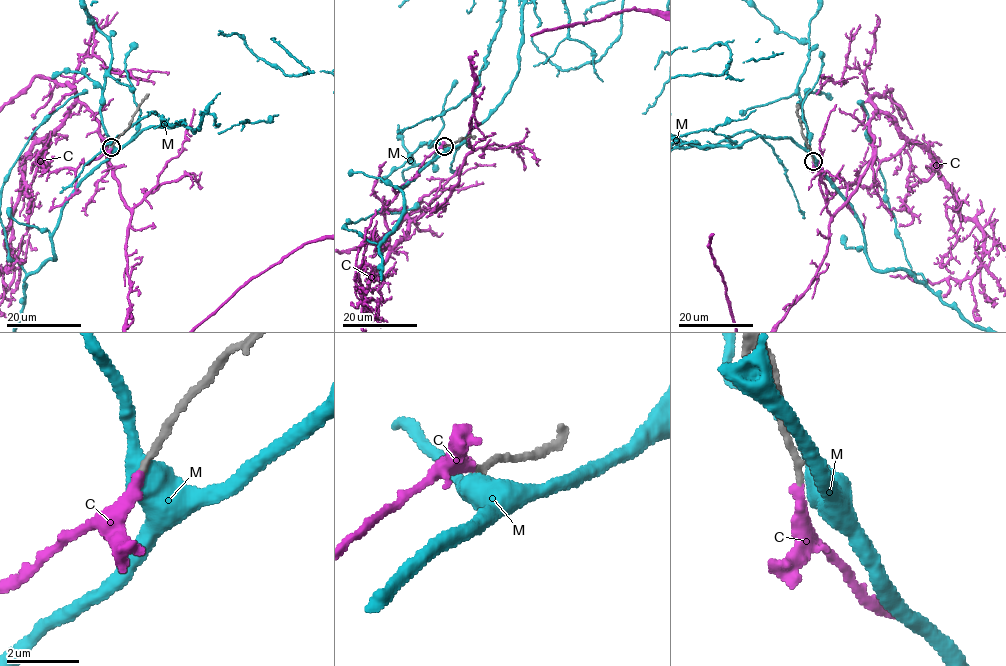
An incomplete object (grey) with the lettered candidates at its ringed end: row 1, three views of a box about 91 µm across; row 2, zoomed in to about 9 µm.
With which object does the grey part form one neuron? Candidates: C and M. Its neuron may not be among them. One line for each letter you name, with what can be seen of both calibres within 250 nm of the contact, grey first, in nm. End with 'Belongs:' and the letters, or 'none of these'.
C: calibres 190 and 320 nm
Belongs: C

